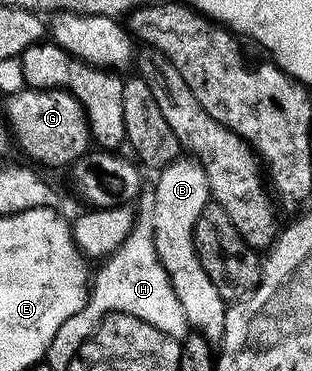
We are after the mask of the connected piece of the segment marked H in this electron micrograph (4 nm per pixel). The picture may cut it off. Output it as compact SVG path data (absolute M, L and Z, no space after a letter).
M138 221L127 240L123 240L121 250L124 252L114 253L111 258L114 278L112 309L116 313L130 314L143 320L168 338L184 338L191 327L183 312L183 304L179 304L179 296L175 296L175 288L171 288L171 280L157 258L152 221Z

